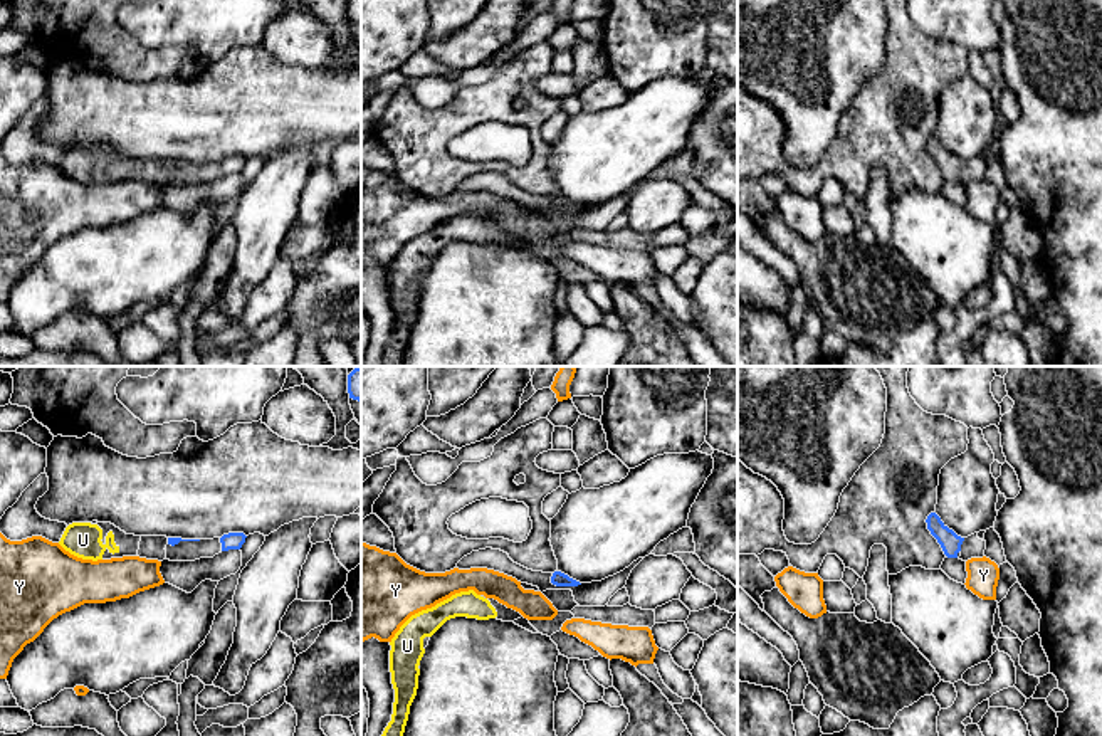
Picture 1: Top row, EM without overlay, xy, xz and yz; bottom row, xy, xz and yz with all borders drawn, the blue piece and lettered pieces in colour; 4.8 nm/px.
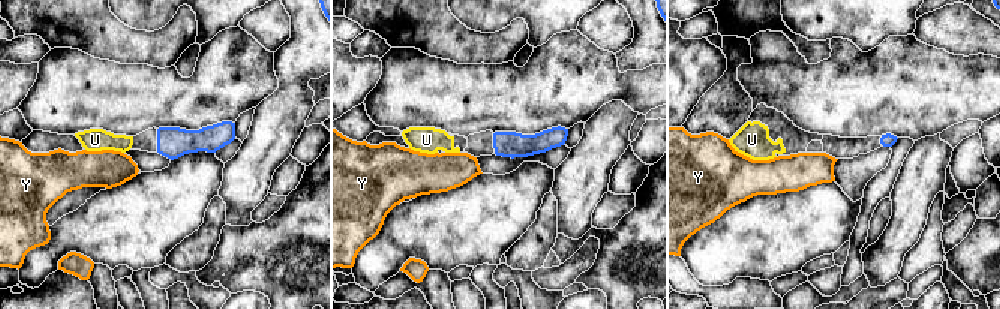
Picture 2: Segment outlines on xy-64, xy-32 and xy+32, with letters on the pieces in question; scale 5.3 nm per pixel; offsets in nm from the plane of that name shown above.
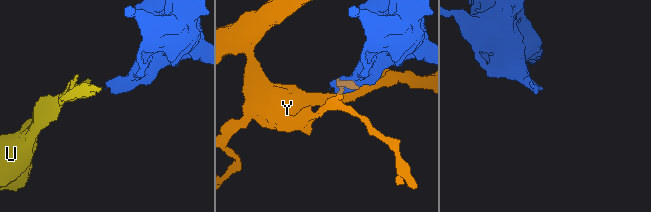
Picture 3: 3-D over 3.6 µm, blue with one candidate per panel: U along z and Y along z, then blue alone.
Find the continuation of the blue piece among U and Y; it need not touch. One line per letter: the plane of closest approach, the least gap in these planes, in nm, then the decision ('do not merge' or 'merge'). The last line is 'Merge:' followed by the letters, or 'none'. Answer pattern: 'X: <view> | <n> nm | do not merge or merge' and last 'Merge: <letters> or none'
U: xy | 240 nm | merge
Y: yz | 50 nm | do not merge
Merge: U

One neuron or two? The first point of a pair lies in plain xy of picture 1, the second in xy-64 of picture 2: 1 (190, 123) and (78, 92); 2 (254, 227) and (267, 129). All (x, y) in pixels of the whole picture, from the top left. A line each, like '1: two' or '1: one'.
1: one
2: one

